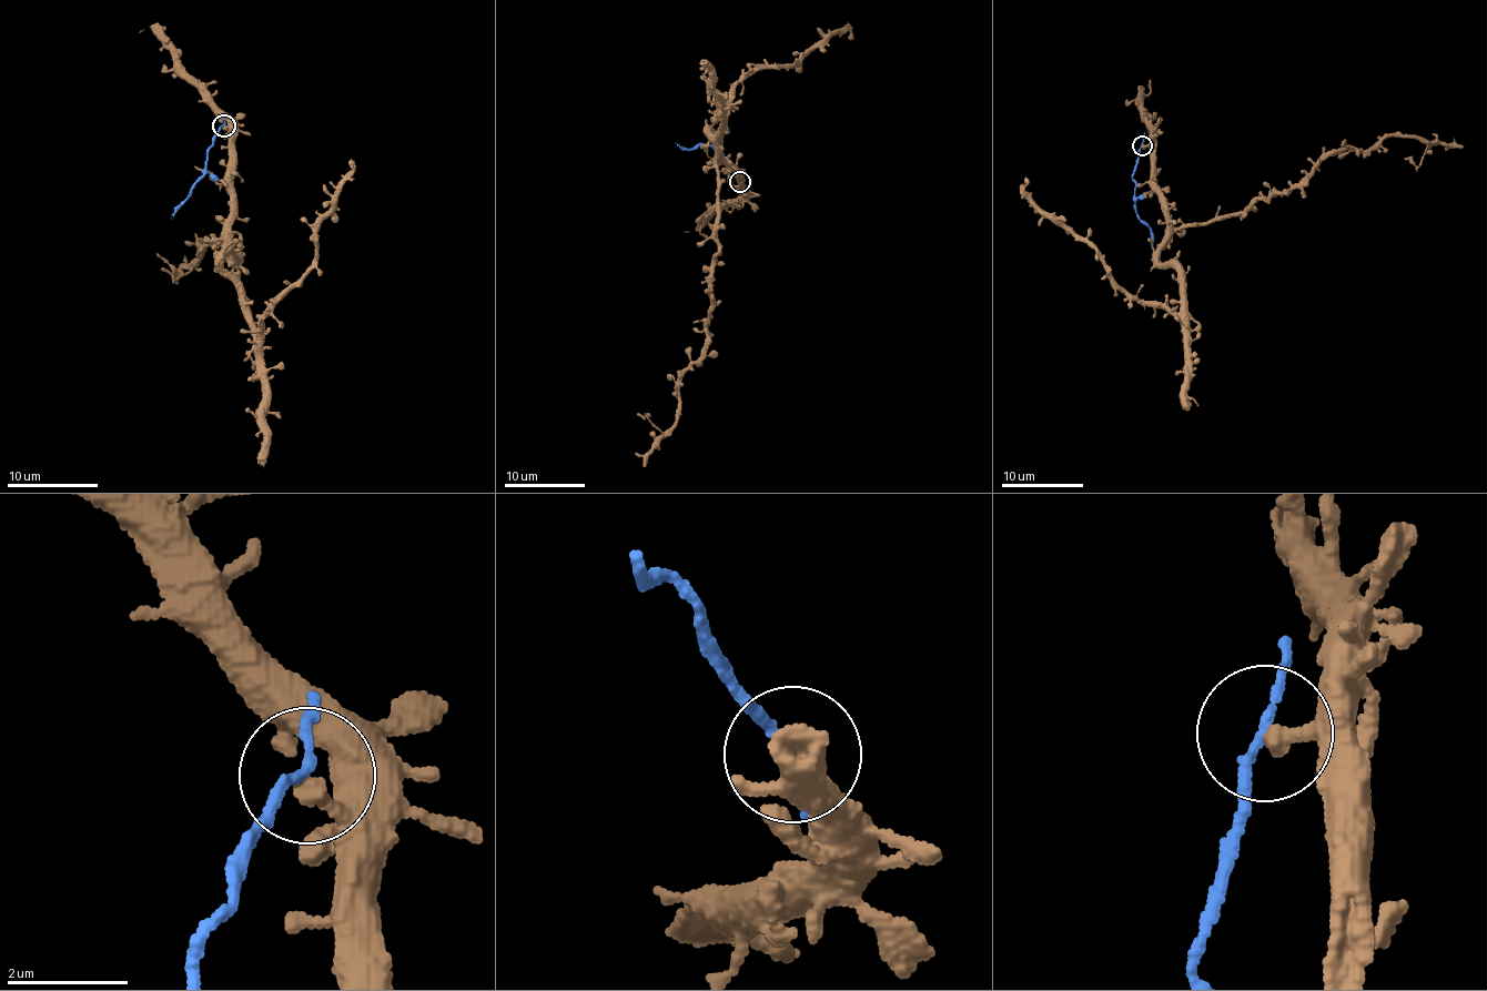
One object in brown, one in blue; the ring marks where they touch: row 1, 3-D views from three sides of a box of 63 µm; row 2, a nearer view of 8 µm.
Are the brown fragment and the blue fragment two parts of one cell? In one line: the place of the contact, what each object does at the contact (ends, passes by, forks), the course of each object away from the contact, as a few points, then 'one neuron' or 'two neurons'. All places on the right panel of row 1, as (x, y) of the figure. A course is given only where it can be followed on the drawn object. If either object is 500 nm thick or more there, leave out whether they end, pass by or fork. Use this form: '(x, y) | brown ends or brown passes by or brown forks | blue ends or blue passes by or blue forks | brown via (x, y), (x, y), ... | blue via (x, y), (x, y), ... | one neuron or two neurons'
(1142, 145) | brown ends | blue passes by | brown via (1141, 145), (1174, 229), (1286, 193), (1349, 147), (1412, 134), (1426, 144), (1418, 164), (1405, 158) | blue via (1141, 145), (1134, 164), (1135, 213), (1151, 230), (1152, 248) | two neurons

